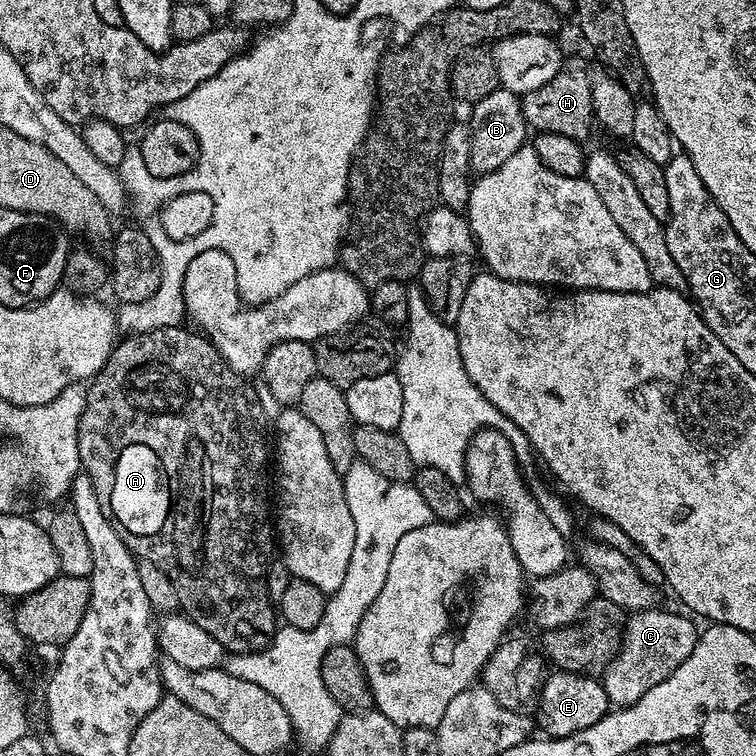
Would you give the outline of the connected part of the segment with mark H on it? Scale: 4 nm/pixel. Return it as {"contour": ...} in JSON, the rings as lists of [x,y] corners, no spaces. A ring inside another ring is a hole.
{"contour":[[[572,56],[561,63],[558,74],[546,82],[546,86],[538,86],[538,90],[523,93],[520,109],[524,120],[533,133],[549,132],[562,134],[571,140],[587,141],[591,126],[594,126],[591,69],[580,56]]]}

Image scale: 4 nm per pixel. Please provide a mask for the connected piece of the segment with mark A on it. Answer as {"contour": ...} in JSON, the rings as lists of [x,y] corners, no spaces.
{"contour":[[[173,326],[137,332],[121,339],[112,349],[112,355],[105,362],[103,370],[94,377],[88,388],[88,401],[78,426],[80,466],[90,478],[102,510],[114,521],[128,549],[152,562],[168,576],[177,594],[179,607],[186,615],[202,626],[202,630],[206,630],[206,634],[213,636],[219,644],[232,650],[256,650],[269,643],[278,627],[278,616],[274,611],[274,602],[268,597],[266,579],[272,536],[274,540],[274,516],[268,513],[270,420],[262,410],[262,402],[258,402],[255,387],[251,383],[248,385],[249,381],[225,362],[211,340],[197,331],[191,331],[187,332],[184,326]]]}

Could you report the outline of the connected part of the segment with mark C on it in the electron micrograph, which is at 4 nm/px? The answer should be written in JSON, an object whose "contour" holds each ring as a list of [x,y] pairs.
{"contour":[[[663,607],[647,608],[631,613],[624,622],[624,637],[616,657],[604,667],[602,683],[608,695],[609,705],[616,708],[628,708],[646,690],[654,690],[658,682],[670,678],[694,650],[698,628],[695,628],[684,616],[676,612],[663,612]]]}

